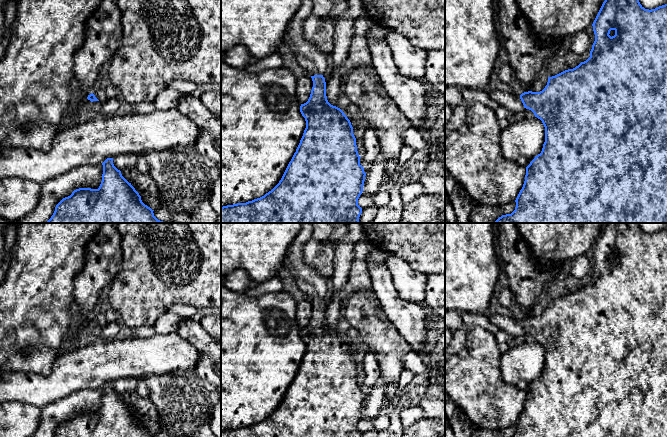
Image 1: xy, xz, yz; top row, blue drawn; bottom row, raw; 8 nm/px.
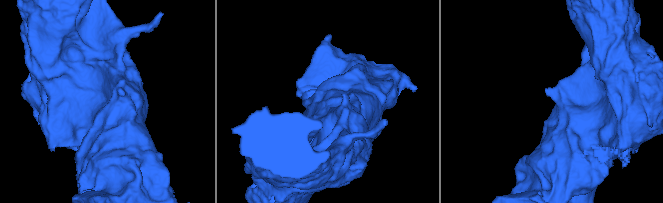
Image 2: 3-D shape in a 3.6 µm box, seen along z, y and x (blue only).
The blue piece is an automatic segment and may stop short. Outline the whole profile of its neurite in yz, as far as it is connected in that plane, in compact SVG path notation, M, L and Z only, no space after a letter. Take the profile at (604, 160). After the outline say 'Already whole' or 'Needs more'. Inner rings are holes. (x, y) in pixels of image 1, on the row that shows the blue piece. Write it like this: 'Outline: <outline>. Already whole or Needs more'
Outline: M605 0L592 26L595 41L590 51L590 57L573 69L568 69L555 76L548 77L547 85L542 91L528 91L521 95L517 95L516 91L503 92L498 89L490 92L490 96L499 106L509 109L512 114L517 114L524 108L529 109L534 113L535 117L542 121L545 127L545 142L542 151L526 167L525 181L515 200L515 210L511 214L502 215L494 223L667 223L667 4L649 10L645 9L639 0Z. Needs more

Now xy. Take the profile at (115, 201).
Outline: M113 158L103 163L102 181L98 189L79 188L68 197L63 198L55 207L55 211L46 223L170 223L158 220L150 207L145 205L139 193L113 164Z. Already whole

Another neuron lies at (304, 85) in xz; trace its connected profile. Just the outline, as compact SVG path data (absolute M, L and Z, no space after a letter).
M310 75L297 78L296 95L300 104L304 104L308 101L312 87L313 81Z

